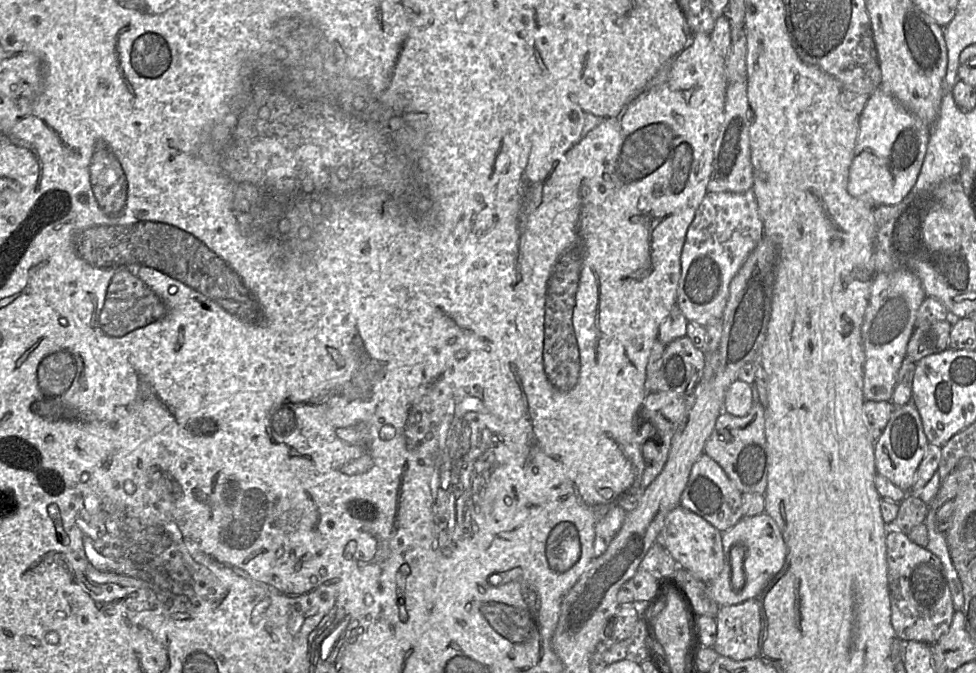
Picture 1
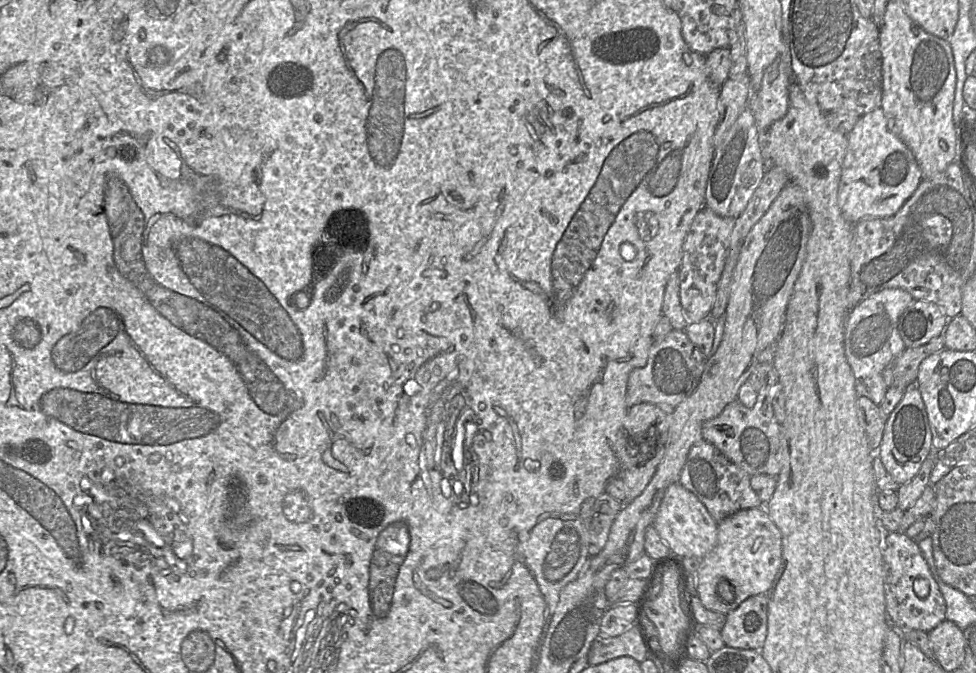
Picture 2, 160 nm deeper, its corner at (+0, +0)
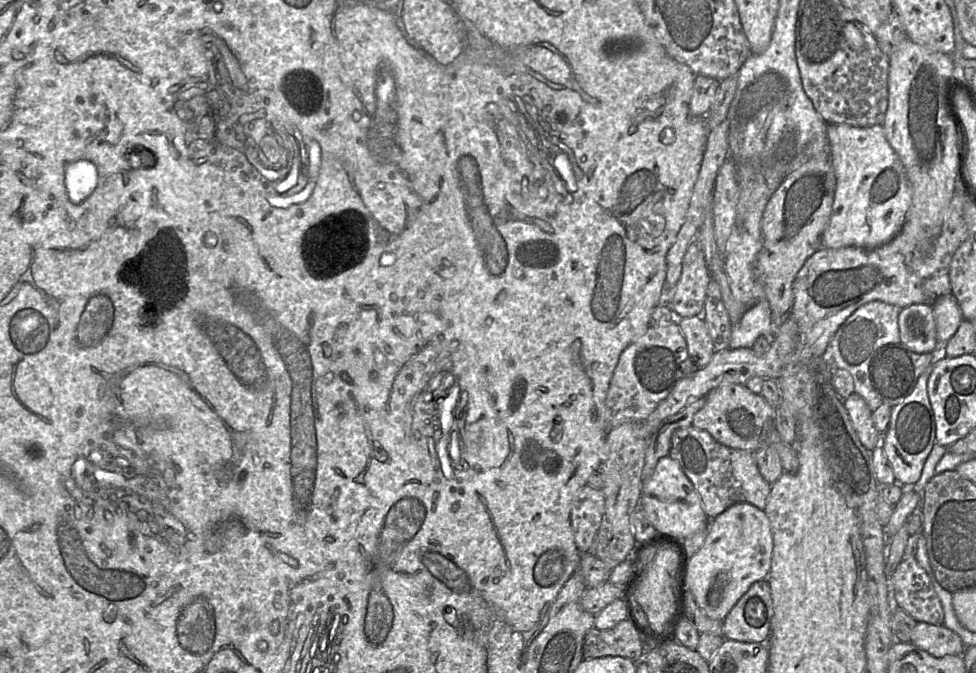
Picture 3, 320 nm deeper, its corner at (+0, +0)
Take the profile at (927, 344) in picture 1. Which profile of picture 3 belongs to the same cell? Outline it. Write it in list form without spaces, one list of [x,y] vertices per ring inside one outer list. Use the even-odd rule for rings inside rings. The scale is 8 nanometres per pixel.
[[[902,343],[883,346],[873,355],[872,363],[868,368],[873,391],[883,403],[891,407],[898,405],[913,391],[918,378],[933,365],[937,355],[940,354],[913,352]]]

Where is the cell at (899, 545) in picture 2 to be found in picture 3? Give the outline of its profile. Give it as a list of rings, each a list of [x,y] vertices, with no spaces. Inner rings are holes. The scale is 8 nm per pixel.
[[[916,558],[903,559],[889,577],[893,588],[894,606],[901,608],[917,622],[943,625],[944,610],[927,572],[918,564]]]

